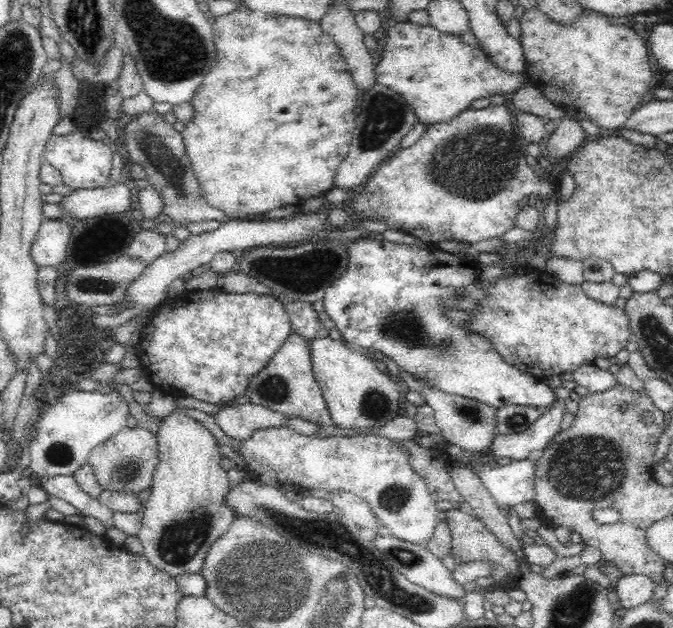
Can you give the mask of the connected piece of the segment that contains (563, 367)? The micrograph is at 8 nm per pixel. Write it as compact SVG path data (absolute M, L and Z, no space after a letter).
M522 272L514 280L498 280L496 286L486 288L488 300L482 300L474 310L474 322L468 322L466 328L478 332L475 336L483 338L501 360L526 374L532 374L537 380L545 380L552 375L572 372L582 364L593 364L601 356L611 359L620 350L626 348L628 340L633 338L625 309L598 302L588 298L580 285L562 282L558 277L544 272Z

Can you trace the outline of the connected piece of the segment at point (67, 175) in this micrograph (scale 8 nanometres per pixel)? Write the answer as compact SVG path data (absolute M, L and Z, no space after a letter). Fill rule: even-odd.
M68 133L64 137L52 134L47 140L43 160L59 170L62 183L74 190L86 188L105 188L109 186L110 170L112 170L112 152L107 141L99 142L84 137L81 133Z

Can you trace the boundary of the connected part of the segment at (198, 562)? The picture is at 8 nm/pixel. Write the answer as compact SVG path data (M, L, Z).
M184 414L164 416L157 444L159 464L150 482L150 496L144 505L137 534L144 556L158 570L174 576L196 572L204 566L210 547L236 520L228 496L232 486L221 464L223 460L215 437L199 422Z

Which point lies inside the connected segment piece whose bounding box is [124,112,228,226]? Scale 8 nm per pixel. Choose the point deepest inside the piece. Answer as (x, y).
(158, 147)

